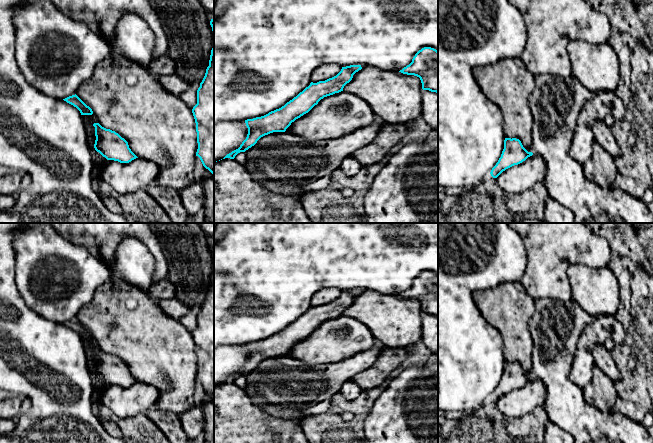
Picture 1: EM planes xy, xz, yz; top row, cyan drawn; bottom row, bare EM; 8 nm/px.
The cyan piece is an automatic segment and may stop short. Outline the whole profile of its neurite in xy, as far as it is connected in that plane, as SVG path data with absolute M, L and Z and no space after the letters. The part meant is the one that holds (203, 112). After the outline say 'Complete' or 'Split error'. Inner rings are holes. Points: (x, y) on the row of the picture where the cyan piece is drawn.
M214 20L210 25L213 31L213 48L209 66L197 90L197 104L192 113L196 123L198 156L203 166L214 175Z. Complete

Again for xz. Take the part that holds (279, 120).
M361 65L342 67L341 71L332 78L317 83L311 82L308 87L281 108L264 116L245 120L248 128L246 139L238 149L227 154L223 159L234 159L238 153L245 152L265 135L285 132L292 122L308 113L321 99L343 91L344 86L361 69Z. Complete

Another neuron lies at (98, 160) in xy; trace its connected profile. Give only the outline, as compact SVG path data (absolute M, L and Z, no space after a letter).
M94 114L92 115L82 115L84 120L84 127L86 131L86 137L89 144L90 153L94 163L94 175L93 175L93 185L97 193L99 193L101 180L99 179L99 168L107 161L99 152L94 148L96 136L94 123L98 123Z

